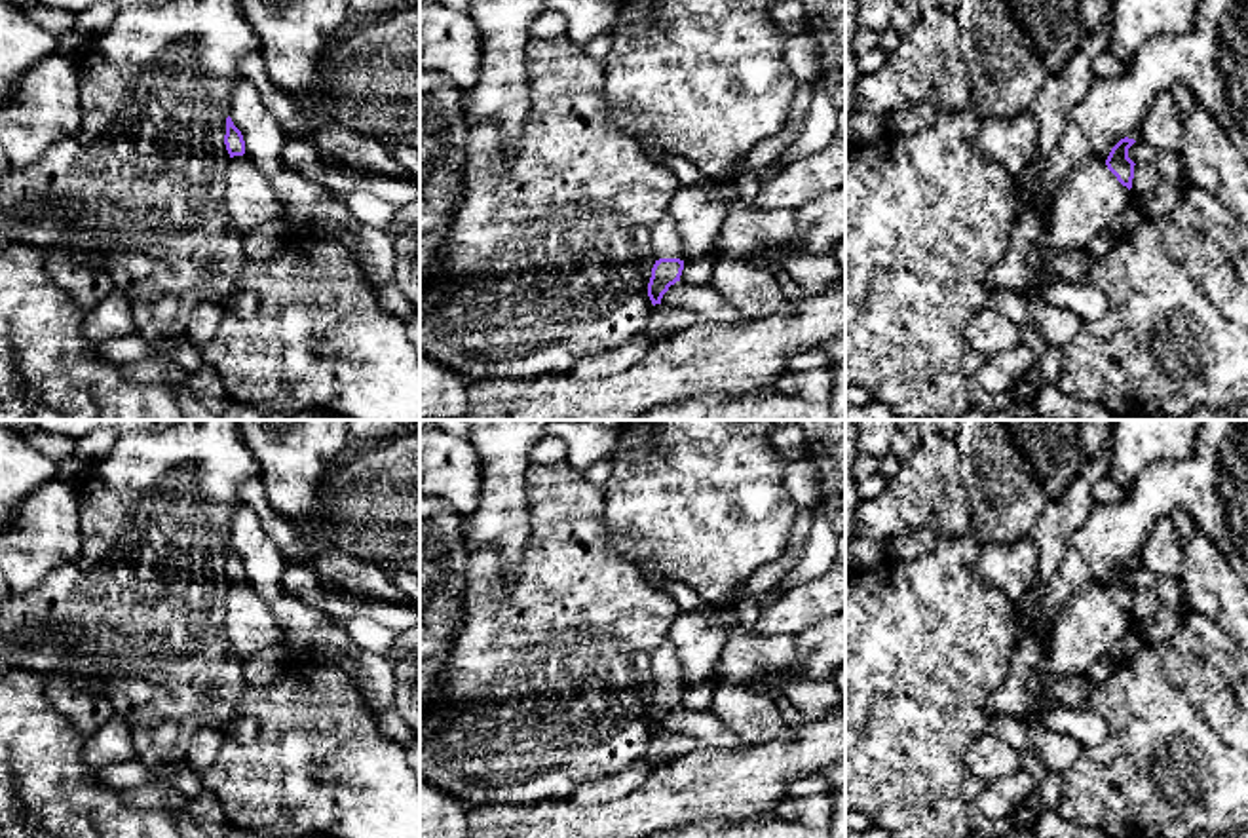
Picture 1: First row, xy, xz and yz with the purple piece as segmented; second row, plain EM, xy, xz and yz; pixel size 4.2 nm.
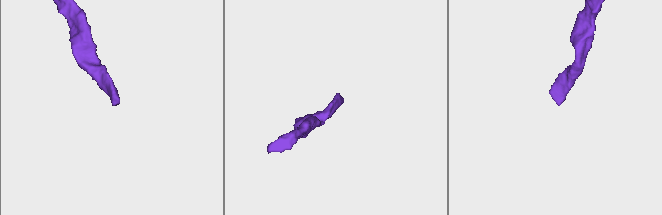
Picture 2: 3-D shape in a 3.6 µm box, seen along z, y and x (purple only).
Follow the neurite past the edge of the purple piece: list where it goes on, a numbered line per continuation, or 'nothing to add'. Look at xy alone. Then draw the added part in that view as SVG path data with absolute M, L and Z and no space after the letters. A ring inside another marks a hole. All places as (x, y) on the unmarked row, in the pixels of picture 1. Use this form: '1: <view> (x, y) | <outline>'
1: xy (251, 626) | M247 580L234 581L228 587L226 637L241 659L285 644L285 629L270 606L249 587Z

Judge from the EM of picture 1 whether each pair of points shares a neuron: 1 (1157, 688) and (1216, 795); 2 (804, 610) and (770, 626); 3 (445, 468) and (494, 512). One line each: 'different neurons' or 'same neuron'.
1: same neuron
2: same neuron
3: different neurons

